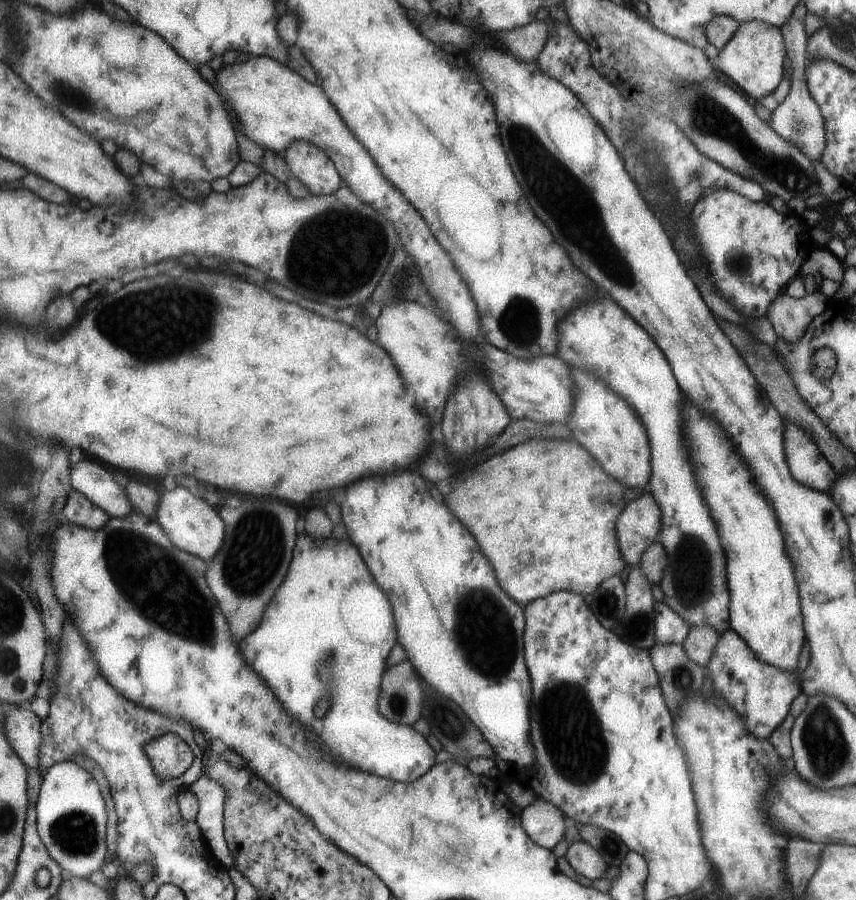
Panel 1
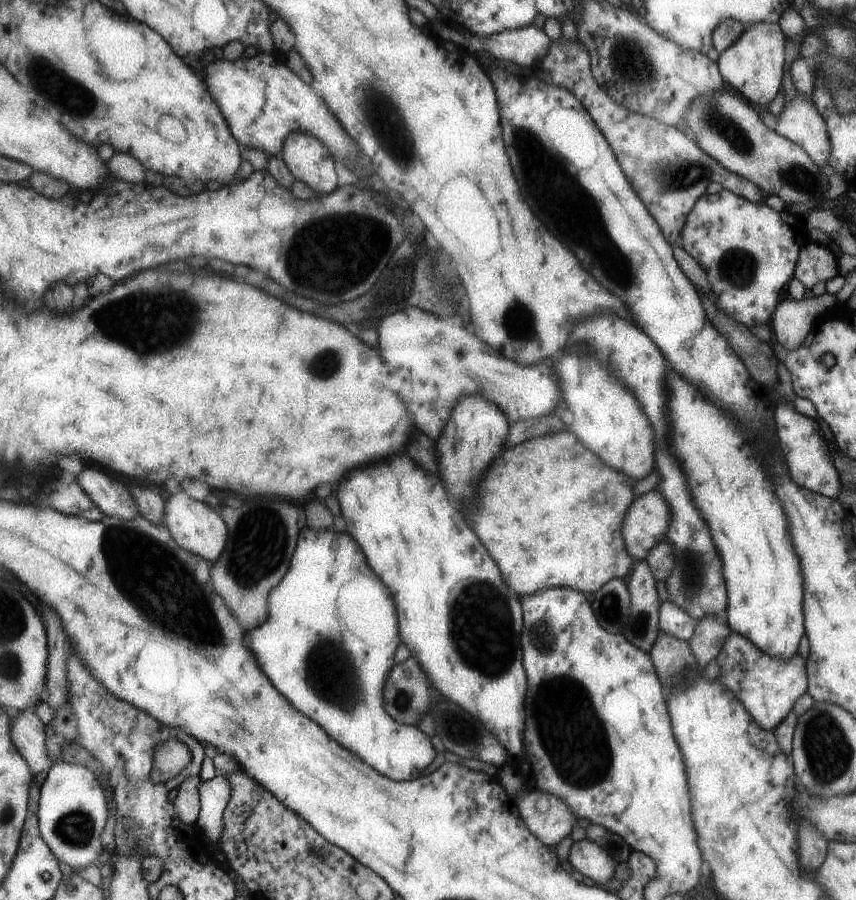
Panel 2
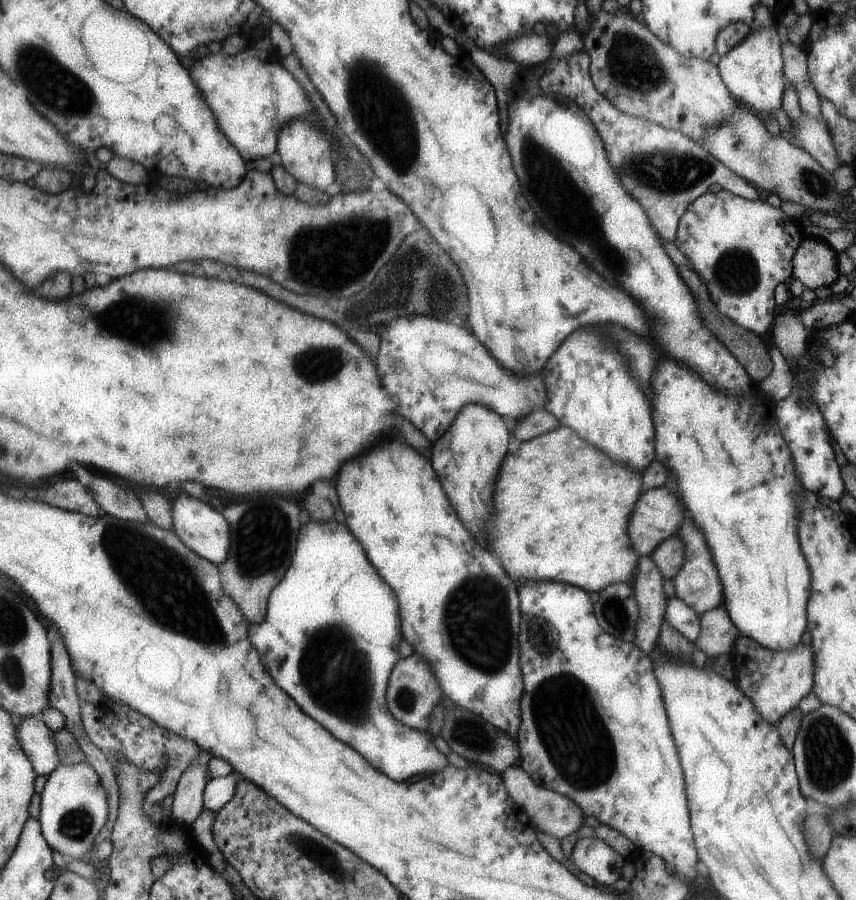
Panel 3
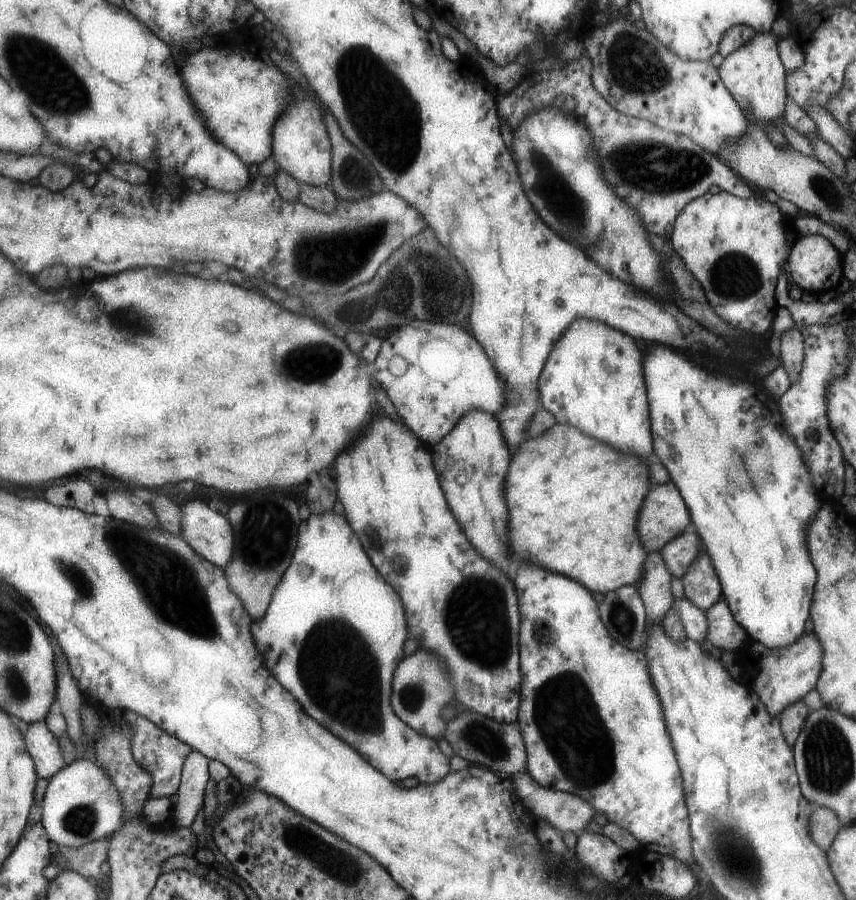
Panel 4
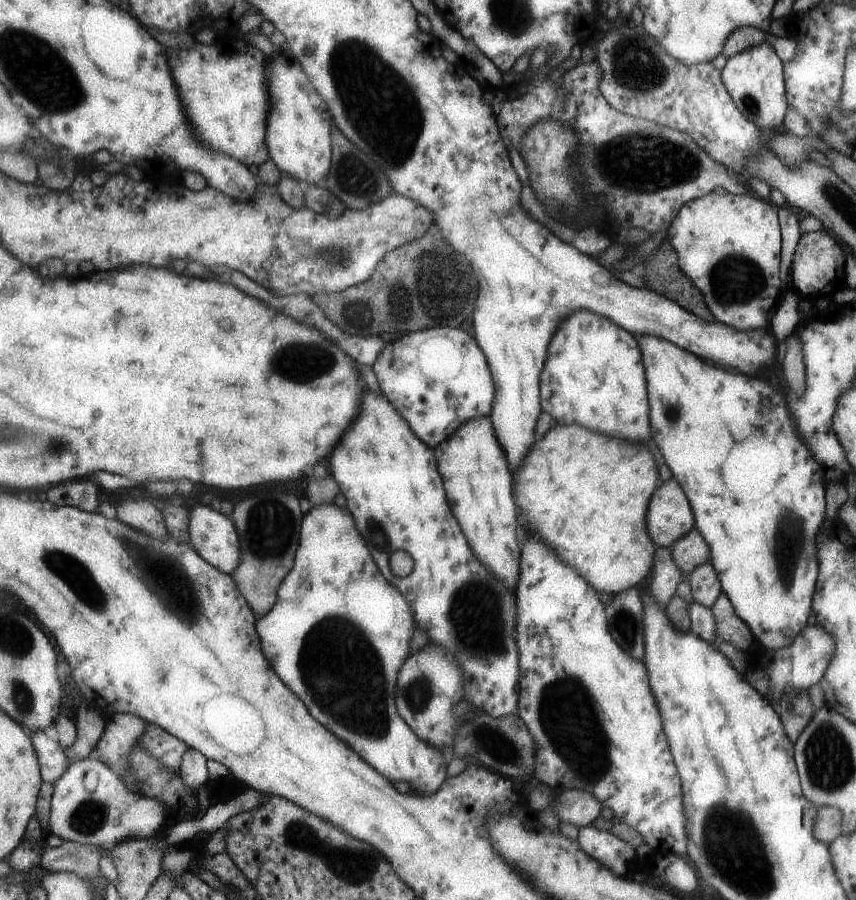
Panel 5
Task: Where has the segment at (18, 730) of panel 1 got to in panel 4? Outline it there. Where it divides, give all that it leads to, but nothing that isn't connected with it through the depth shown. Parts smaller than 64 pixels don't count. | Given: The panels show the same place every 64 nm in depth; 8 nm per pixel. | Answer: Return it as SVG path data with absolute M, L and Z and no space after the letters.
M47 722L25 725L24 729L28 746L31 747L31 754L39 767L40 778L51 781L68 766L64 761L58 736Z

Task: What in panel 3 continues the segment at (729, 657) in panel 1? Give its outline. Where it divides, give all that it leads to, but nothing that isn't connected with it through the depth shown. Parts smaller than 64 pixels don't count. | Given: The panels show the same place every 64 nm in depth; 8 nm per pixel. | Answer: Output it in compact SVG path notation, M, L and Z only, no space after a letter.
M741 634L734 642L729 656L733 661L736 676L733 682L743 688L744 694L756 704L756 710L767 722L776 723L782 716L786 716L814 689L815 662L812 662L812 648L798 646L792 650L766 649Z

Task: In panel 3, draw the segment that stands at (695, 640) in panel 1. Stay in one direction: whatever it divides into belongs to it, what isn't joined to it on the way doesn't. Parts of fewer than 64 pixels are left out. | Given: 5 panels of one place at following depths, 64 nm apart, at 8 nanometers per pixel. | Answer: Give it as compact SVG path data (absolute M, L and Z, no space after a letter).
M721 605L701 615L700 636L695 645L700 649L699 655L703 655L703 659L721 654L730 655L740 635L725 606Z

